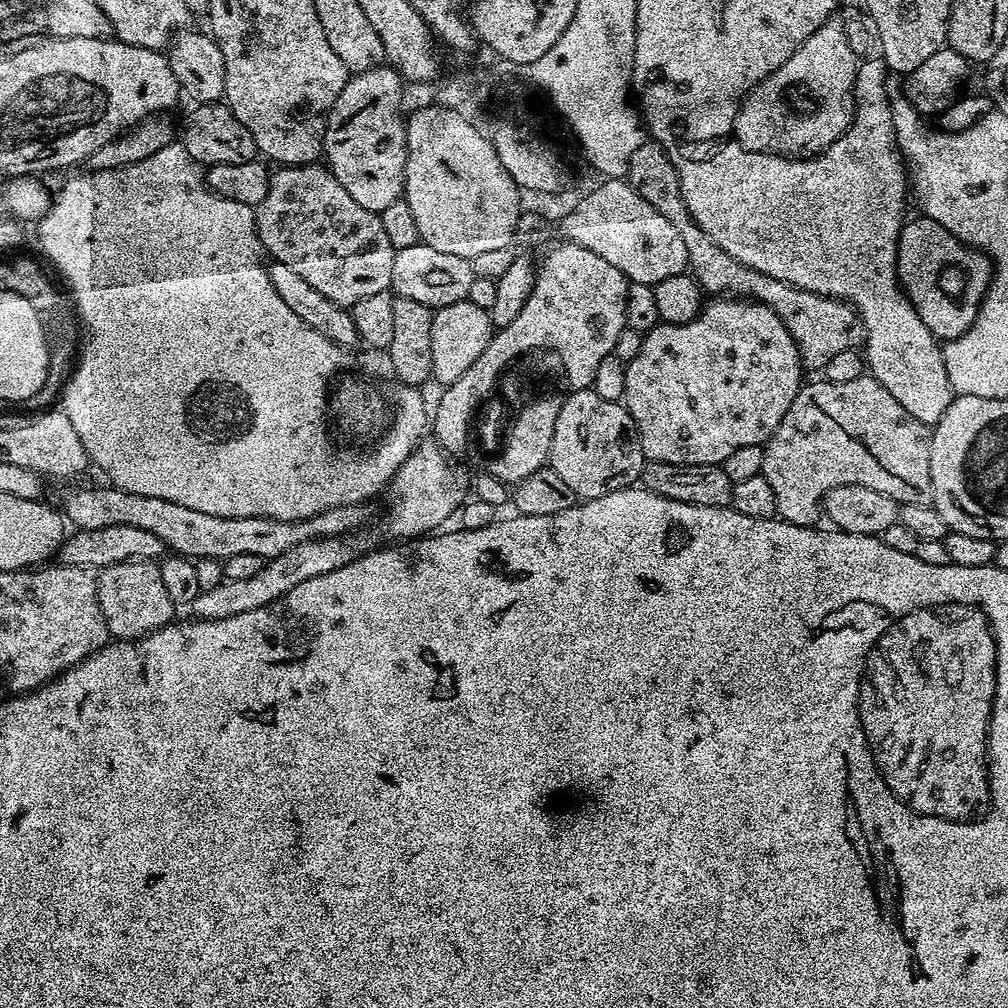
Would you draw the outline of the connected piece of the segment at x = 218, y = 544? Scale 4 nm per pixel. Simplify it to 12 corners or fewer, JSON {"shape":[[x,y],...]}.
{"shape":[[111,486],[64,496],[77,529],[136,526],[175,555],[258,554],[351,534],[364,508],[218,518]]}

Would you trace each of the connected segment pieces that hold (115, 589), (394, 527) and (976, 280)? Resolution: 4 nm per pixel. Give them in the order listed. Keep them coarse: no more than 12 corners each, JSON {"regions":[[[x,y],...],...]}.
{"regions":[[[159,563],[99,569],[98,606],[113,637],[173,623]],[[435,442],[388,481],[388,536],[439,529],[465,503],[464,476]],[[937,220],[900,227],[896,277],[941,342],[976,320],[987,252]]]}

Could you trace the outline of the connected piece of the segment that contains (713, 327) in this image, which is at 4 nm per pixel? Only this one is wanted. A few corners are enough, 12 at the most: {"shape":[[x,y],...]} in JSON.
{"shape":[[712,298],[644,333],[622,401],[645,460],[723,465],[778,430],[798,346]]}

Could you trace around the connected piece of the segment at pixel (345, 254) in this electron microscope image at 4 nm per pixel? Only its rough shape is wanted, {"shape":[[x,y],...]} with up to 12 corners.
{"shape":[[323,163],[277,167],[261,249],[351,309],[391,289],[379,215]]}

